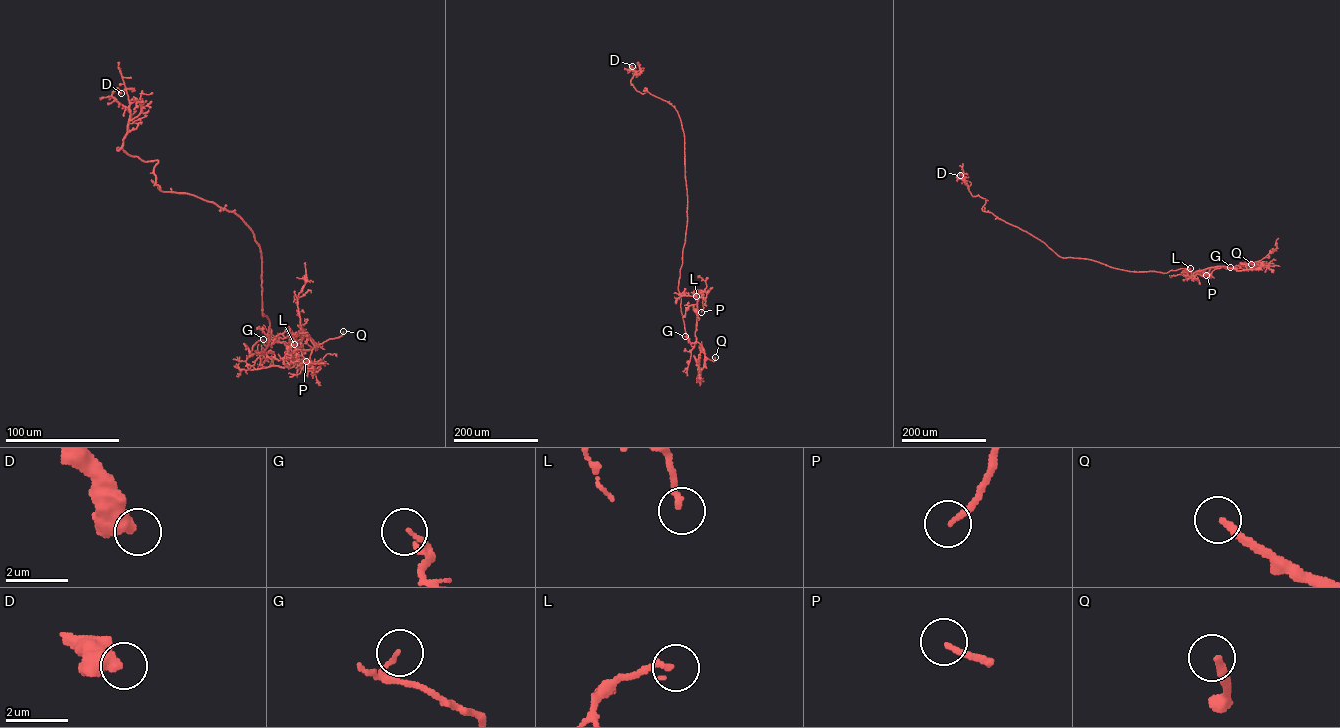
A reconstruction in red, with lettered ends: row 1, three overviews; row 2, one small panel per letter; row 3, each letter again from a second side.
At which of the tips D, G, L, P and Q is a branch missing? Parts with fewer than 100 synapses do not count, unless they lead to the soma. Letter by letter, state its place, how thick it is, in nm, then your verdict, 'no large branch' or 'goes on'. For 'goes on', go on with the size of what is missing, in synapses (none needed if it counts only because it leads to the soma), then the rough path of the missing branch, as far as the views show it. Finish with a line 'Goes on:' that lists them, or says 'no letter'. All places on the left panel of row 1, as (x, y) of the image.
D: place (121, 93); calibre 600 nm; no large branch
G: place (263, 339); calibre 100 nm; no large branch
L: place (294, 344); calibre 190 nm; no large branch
P: place (306, 361); calibre 170 nm; no large branch
Q: place (343, 331); calibre 240 nm; goes on; course (343, 331), (347, 316), (343, 315)
Goes on: Q

